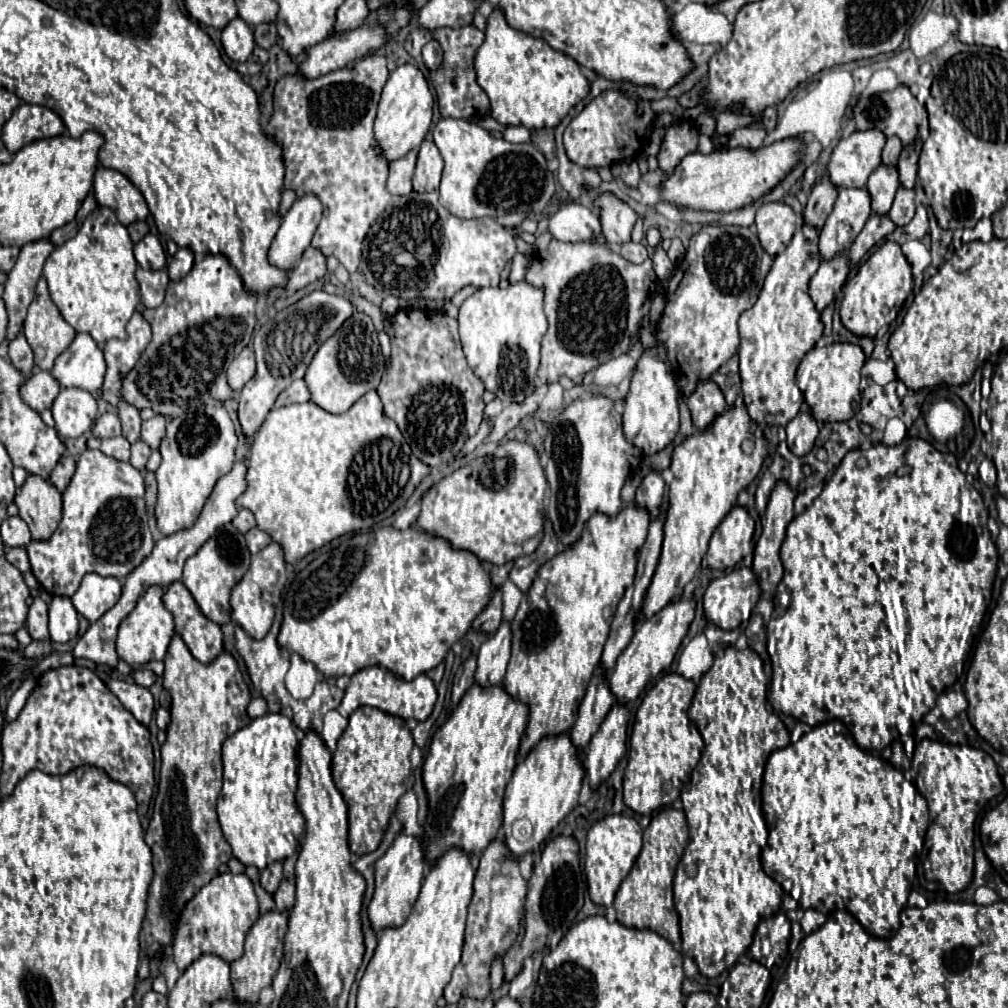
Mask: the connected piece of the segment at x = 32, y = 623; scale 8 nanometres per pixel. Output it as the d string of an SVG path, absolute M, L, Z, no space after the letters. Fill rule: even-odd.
M36 597L34 603L30 605L26 625L28 625L28 633L34 641L48 637L48 605L40 597Z

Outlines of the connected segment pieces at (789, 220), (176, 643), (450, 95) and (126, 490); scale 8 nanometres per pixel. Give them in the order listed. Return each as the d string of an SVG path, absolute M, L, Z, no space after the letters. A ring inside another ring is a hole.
M784 201L766 203L756 213L758 239L766 249L766 253L770 253L772 257L788 247L796 227L798 227L798 217Z
M174 633L164 665L164 689L172 697L172 719L160 749L162 769L158 793L146 831L146 843L152 849L154 879L148 889L148 907L140 931L140 947L150 955L172 943L172 923L184 905L216 875L218 867L232 857L216 817L216 801L224 779L222 743L250 723L246 713L250 689L232 655L224 651L210 665L202 665L192 657L182 637Z
M474 25L450 29L434 29L432 39L442 45L444 51L444 65L438 71L430 71L432 85L438 95L438 107L442 117L458 117L458 119L484 119L490 115L490 105L484 89L476 83L476 69L474 69L474 53L484 41L484 31L476 29Z
M86 449L78 463L76 473L62 493L62 519L46 541L32 541L26 547L26 553L30 557L32 573L38 579L40 587L48 591L50 595L60 597L72 597L80 581L86 573L98 573L102 577L116 577L124 579L128 573L132 573L150 553L154 547L154 539L148 527L148 515L144 509L144 479L138 469L134 469L130 463L116 461L112 457L106 457L102 451Z

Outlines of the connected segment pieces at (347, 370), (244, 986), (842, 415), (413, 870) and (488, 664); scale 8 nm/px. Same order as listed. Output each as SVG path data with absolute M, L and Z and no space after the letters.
M354 311L342 323L342 327L326 343L320 345L312 363L306 369L304 381L310 389L310 399L328 413L338 415L348 411L364 393L376 389L380 385L382 373L384 373L384 357L380 351L374 321L366 313Z
M276 909L260 915L258 921L252 925L252 929L246 935L244 955L230 965L236 999L258 1003L258 993L272 983L272 977L276 975L282 959L282 947L284 947L282 939L284 939L286 927L288 927L288 911L276 911Z
M850 343L814 347L806 353L798 367L796 379L816 421L848 421L854 417L860 403L860 369L864 365L864 359L864 351L858 345Z
M400 831L394 843L390 845L390 849L376 861L376 891L368 905L370 923L376 931L382 931L386 927L398 927L406 921L414 901L418 899L424 879L424 867L426 867L426 859L424 859L420 837L406 835Z
M502 621L498 631L490 635L478 651L478 669L476 669L478 685L490 687L500 685L504 681L506 667L510 661L510 645L512 645L510 623Z

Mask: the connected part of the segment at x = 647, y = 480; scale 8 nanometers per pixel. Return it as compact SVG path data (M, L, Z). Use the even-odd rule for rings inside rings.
M650 471L642 479L642 485L638 487L634 503L640 507L646 507L650 511L650 515L656 517L660 513L660 505L664 501L664 487L666 487L666 483L664 483L662 475L656 471Z

